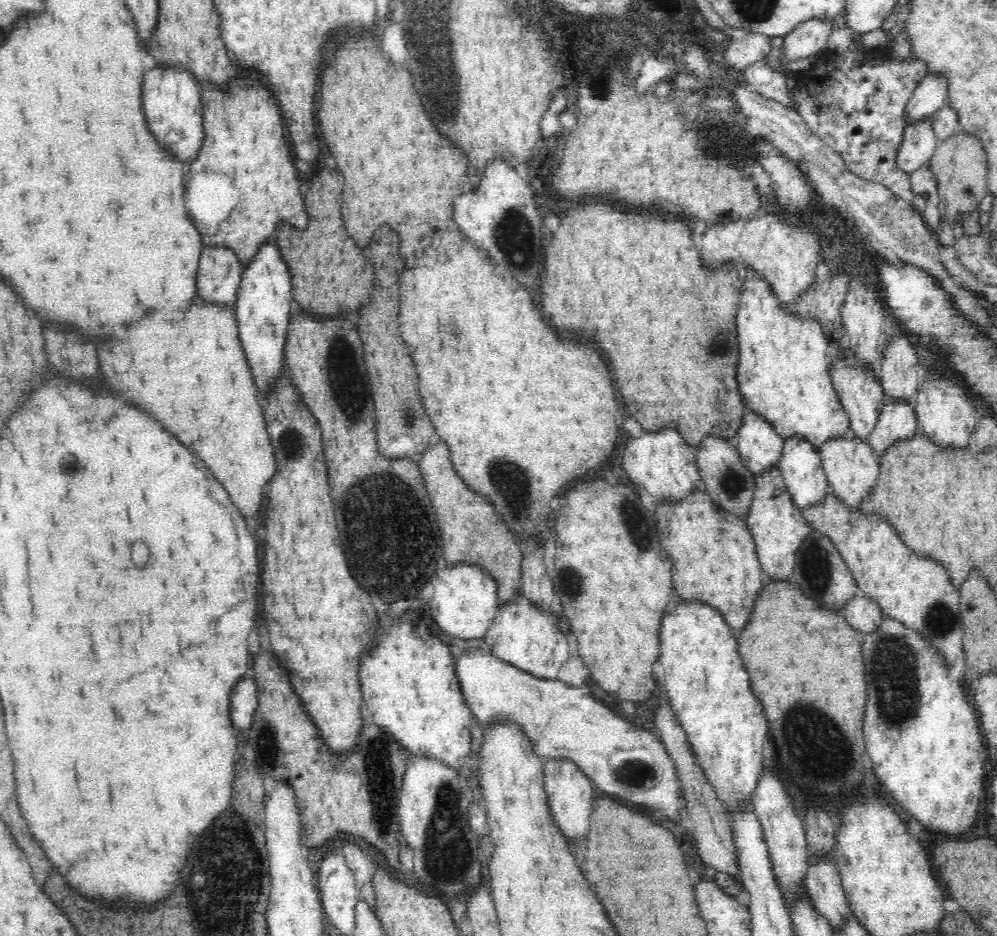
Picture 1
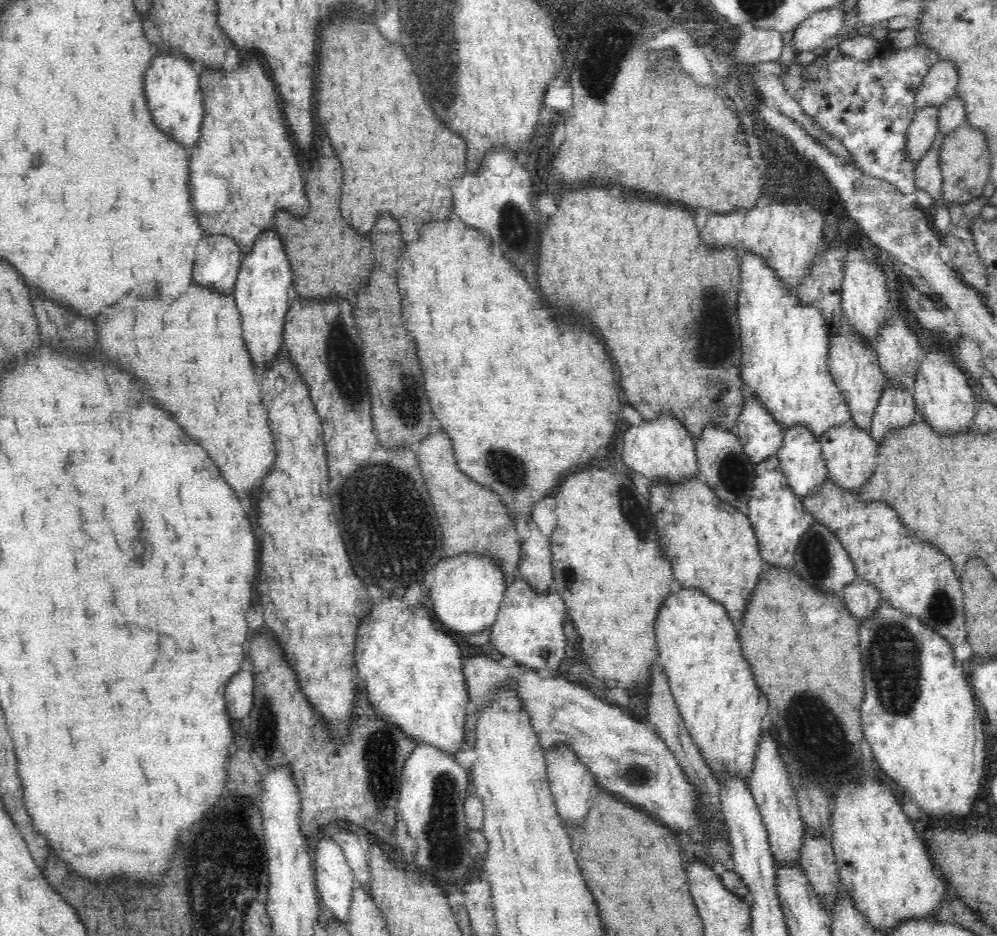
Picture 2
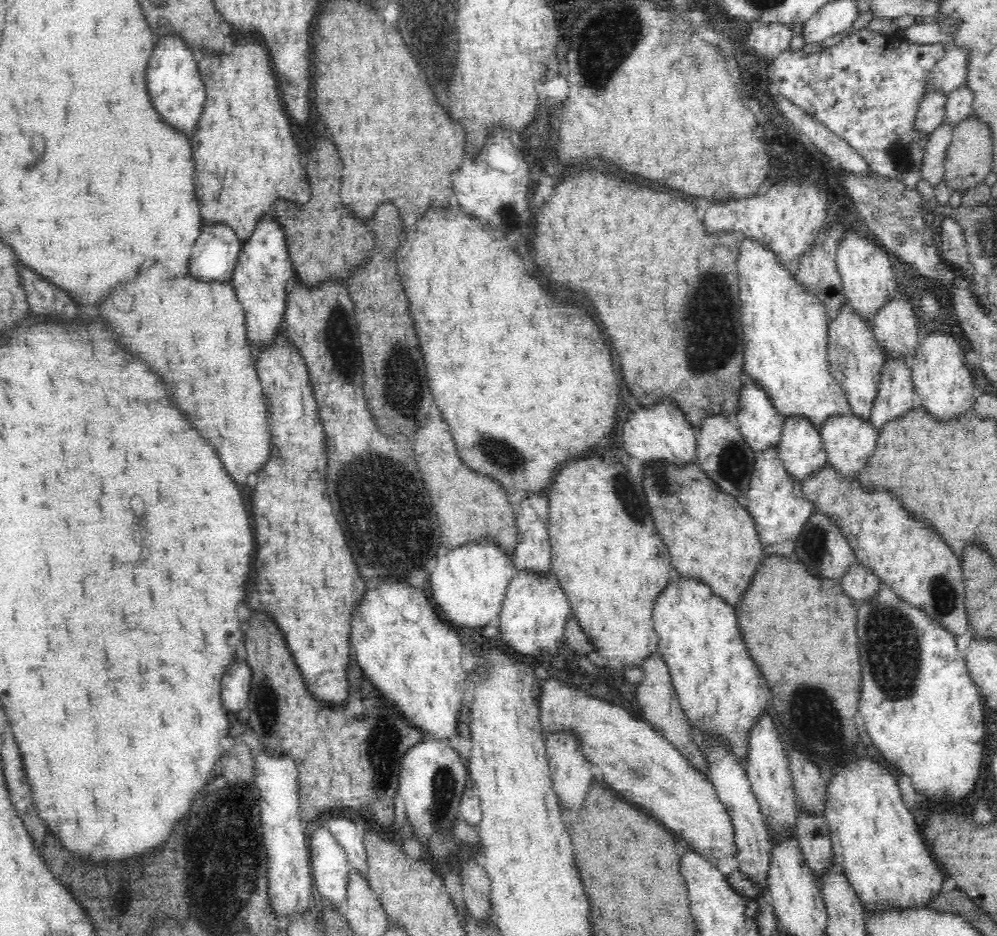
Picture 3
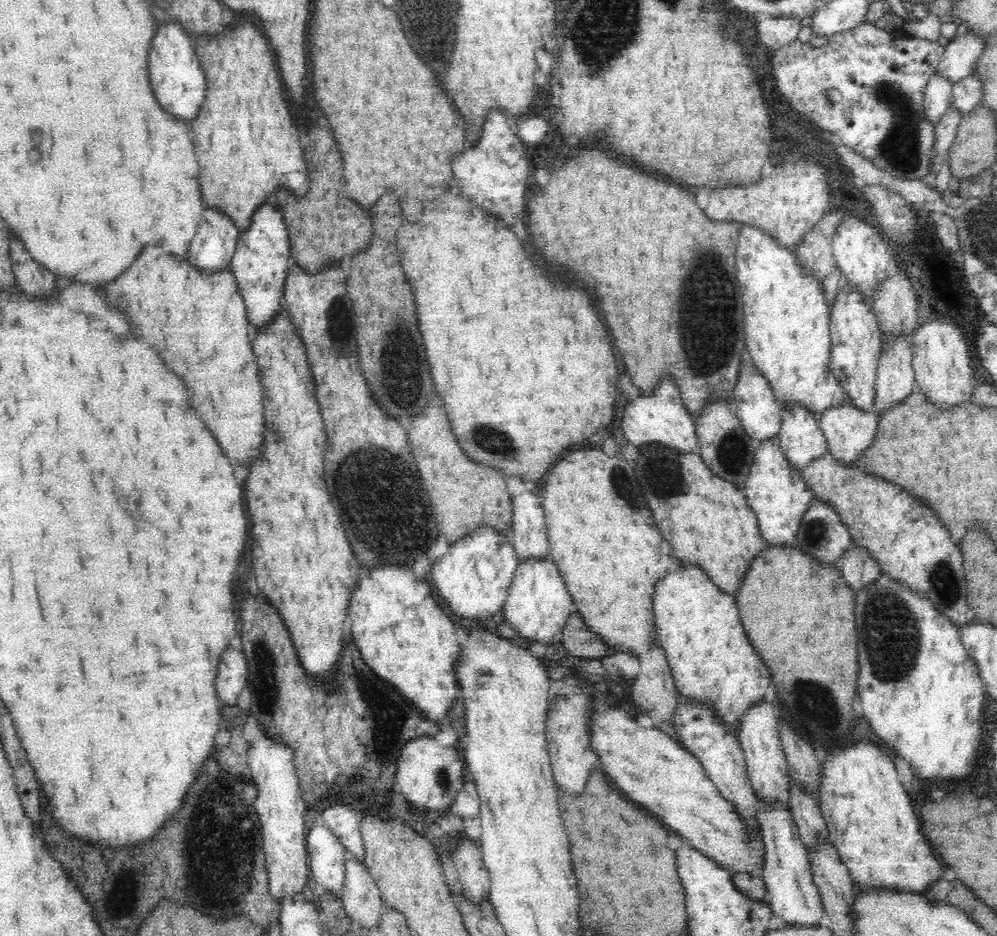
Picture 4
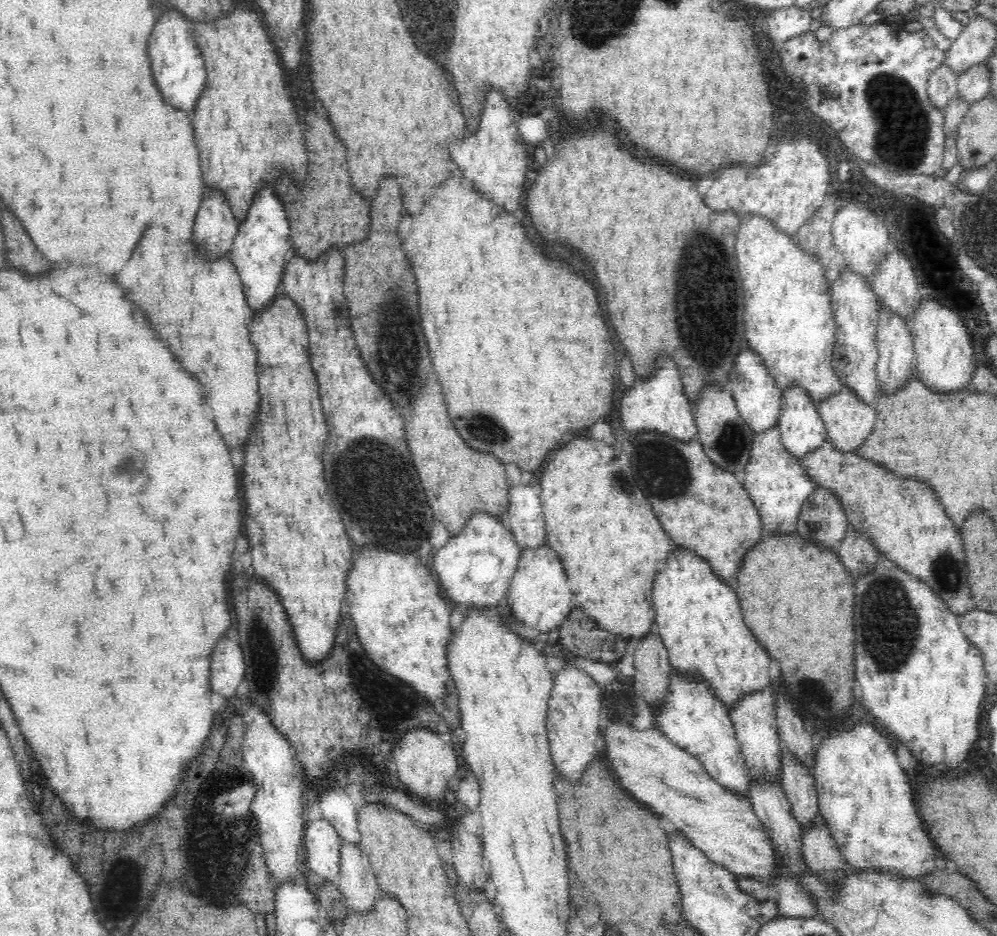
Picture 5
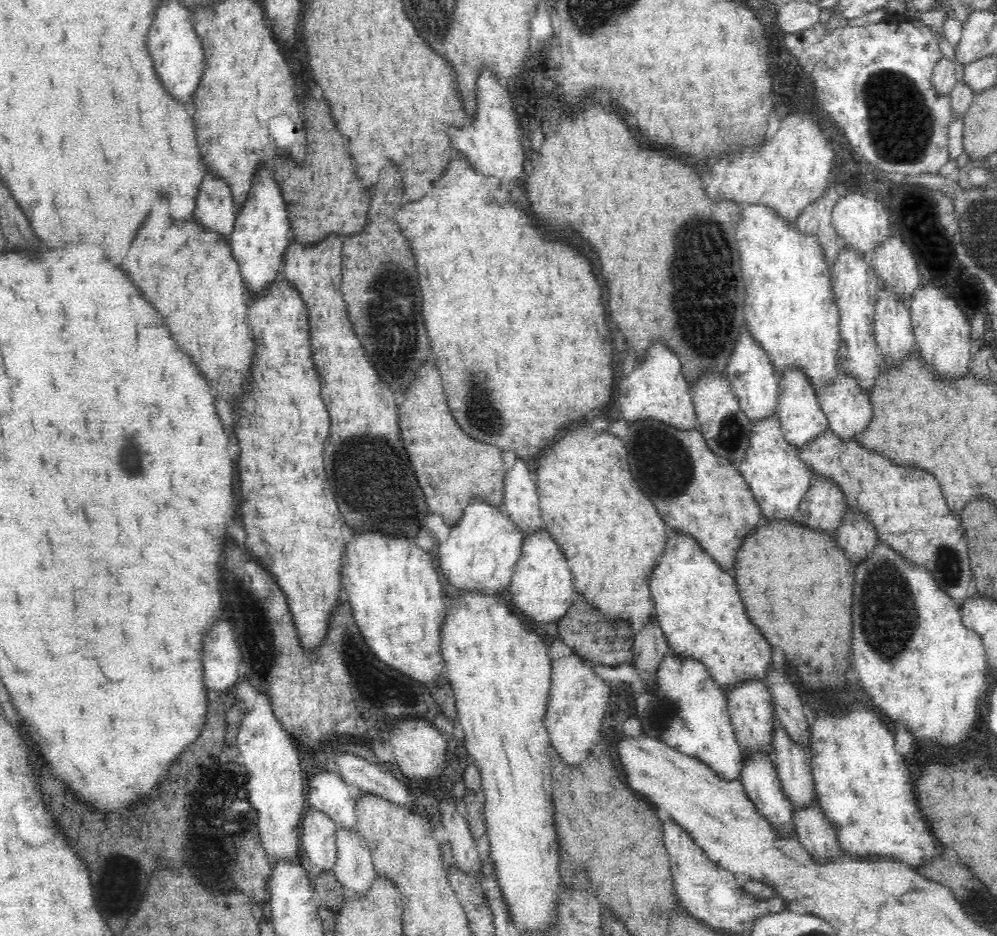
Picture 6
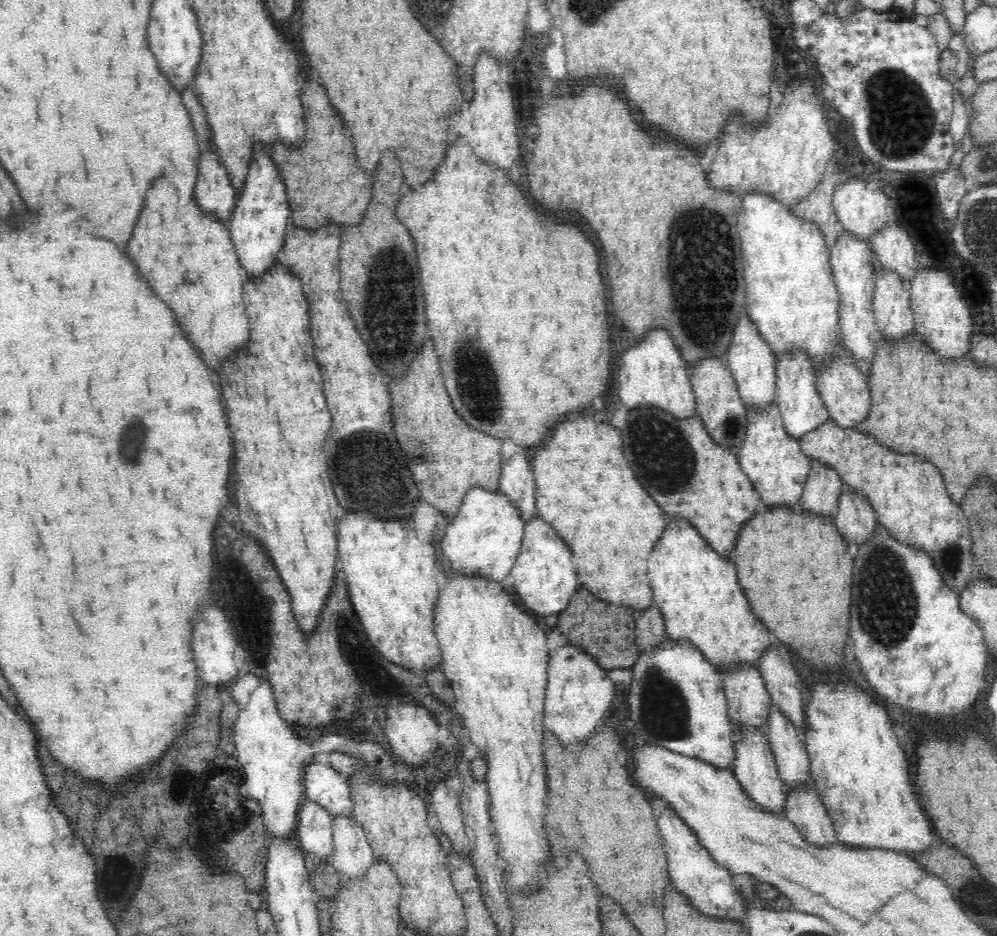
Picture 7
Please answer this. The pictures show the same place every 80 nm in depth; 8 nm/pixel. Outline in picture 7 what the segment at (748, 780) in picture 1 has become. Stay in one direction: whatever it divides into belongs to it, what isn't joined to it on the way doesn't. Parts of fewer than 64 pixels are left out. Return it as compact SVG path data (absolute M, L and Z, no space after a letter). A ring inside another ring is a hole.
M676 516L670 520L666 530L660 534L654 550L650 552L649 586L653 592L653 602L662 611L666 634L673 640L688 641L696 645L710 663L719 670L720 665L731 665L732 663L752 663L757 666L758 657L761 652L770 644L770 630L768 626L754 616L752 606L748 604L740 584L738 584L738 572L734 562L718 554L704 538L702 534L692 526L688 518Z

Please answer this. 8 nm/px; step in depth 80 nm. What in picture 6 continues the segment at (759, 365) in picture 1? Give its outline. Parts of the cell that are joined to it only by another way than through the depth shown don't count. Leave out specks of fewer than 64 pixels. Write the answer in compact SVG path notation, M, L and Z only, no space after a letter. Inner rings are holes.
M748 203L741 207L736 238L745 280L745 322L750 333L766 349L777 373L790 365L797 365L798 369L807 373L814 388L830 384L838 372L839 312L831 281L831 267L826 263L816 233L802 231L770 205Z

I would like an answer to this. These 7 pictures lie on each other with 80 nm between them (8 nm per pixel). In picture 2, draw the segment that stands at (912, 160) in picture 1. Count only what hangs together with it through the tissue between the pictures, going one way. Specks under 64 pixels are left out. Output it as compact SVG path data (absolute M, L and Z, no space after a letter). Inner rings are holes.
M926 105L916 111L914 118L907 130L906 143L910 158L916 162L926 154L926 149L933 144L938 130L938 105Z

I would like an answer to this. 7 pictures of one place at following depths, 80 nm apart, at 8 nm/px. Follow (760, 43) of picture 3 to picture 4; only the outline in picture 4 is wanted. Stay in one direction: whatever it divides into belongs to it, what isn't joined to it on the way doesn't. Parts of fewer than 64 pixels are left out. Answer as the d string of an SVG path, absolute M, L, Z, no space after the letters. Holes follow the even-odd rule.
M792 16L786 18L762 17L756 36L768 50L775 51L798 38L798 34L802 30L802 20L802 18Z

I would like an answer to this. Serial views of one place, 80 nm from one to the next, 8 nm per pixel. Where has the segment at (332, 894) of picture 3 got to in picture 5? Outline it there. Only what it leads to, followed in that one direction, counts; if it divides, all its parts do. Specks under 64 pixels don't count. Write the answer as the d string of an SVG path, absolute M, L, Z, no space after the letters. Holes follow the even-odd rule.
M324 817L321 820L306 819L303 830L305 866L324 880L338 884L341 840L334 825Z

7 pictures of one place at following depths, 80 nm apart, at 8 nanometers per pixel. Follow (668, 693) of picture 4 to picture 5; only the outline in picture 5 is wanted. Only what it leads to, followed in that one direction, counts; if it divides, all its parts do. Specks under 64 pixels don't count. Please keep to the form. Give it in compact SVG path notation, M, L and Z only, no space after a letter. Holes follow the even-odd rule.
M655 629L638 639L634 652L634 692L648 705L661 701L667 685L669 658L660 633Z

